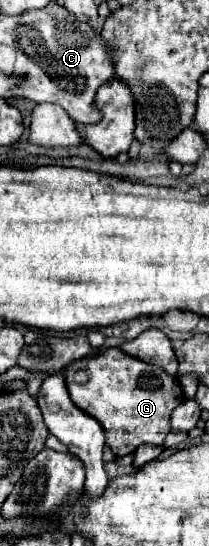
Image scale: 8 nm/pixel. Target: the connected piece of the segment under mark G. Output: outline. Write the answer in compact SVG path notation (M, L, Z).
M104 348L94 356L70 362L64 370L72 402L96 418L106 430L106 444L116 456L132 454L140 444L160 446L170 434L170 414L182 404L184 392L176 376L144 360L132 358L120 348Z

